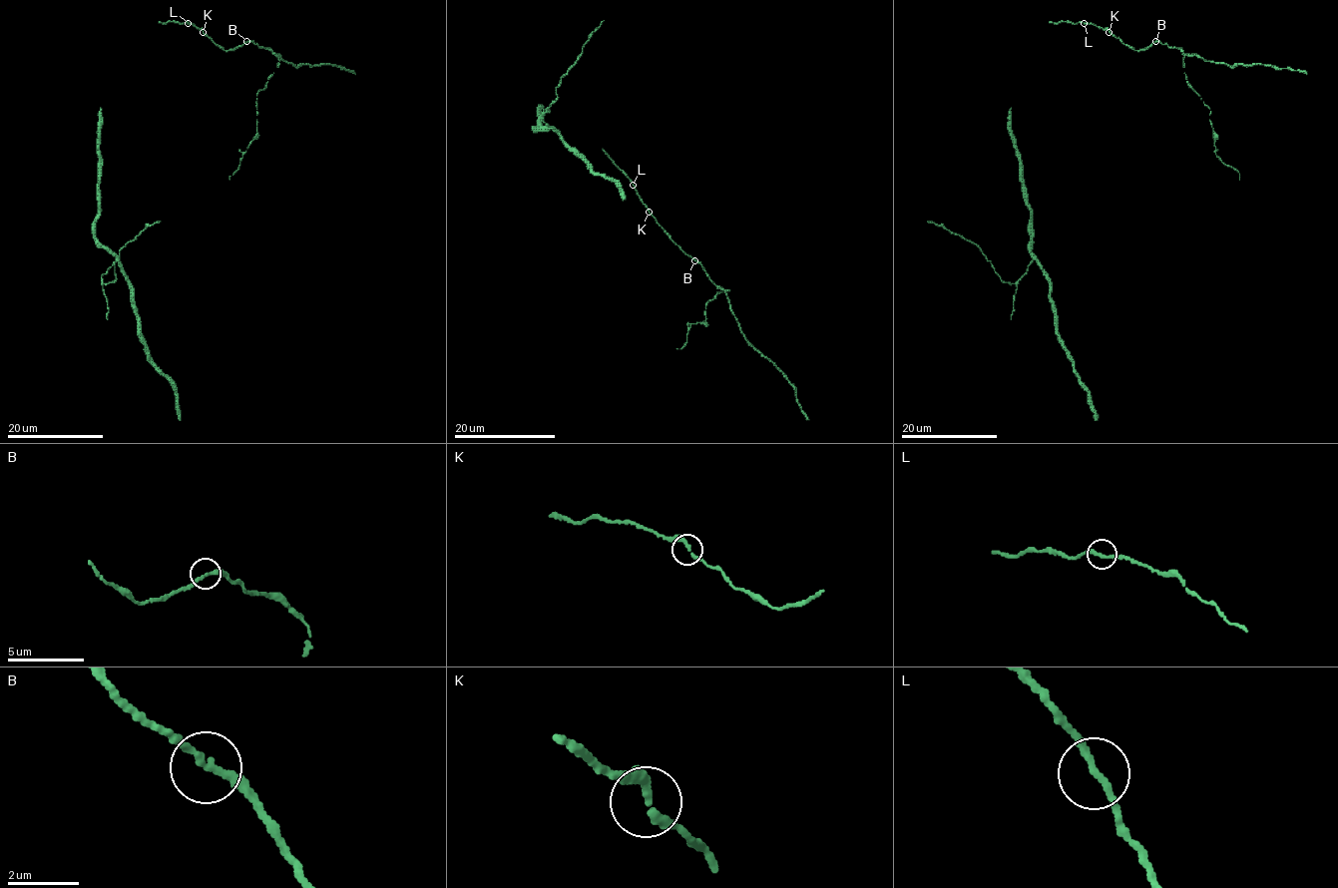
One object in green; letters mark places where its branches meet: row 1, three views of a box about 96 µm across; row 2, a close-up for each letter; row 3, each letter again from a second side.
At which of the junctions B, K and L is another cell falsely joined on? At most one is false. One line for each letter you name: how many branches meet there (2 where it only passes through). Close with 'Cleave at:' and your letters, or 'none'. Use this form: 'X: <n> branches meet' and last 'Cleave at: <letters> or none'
Cleave at: none

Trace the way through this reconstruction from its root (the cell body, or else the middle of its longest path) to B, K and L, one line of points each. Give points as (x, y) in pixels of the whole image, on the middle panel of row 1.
B: (603, 149), (630, 180), (641, 201), (665, 231), (694, 260)
K: (603, 149), (630, 180), (649, 212)
L: (603, 149), (633, 185)

